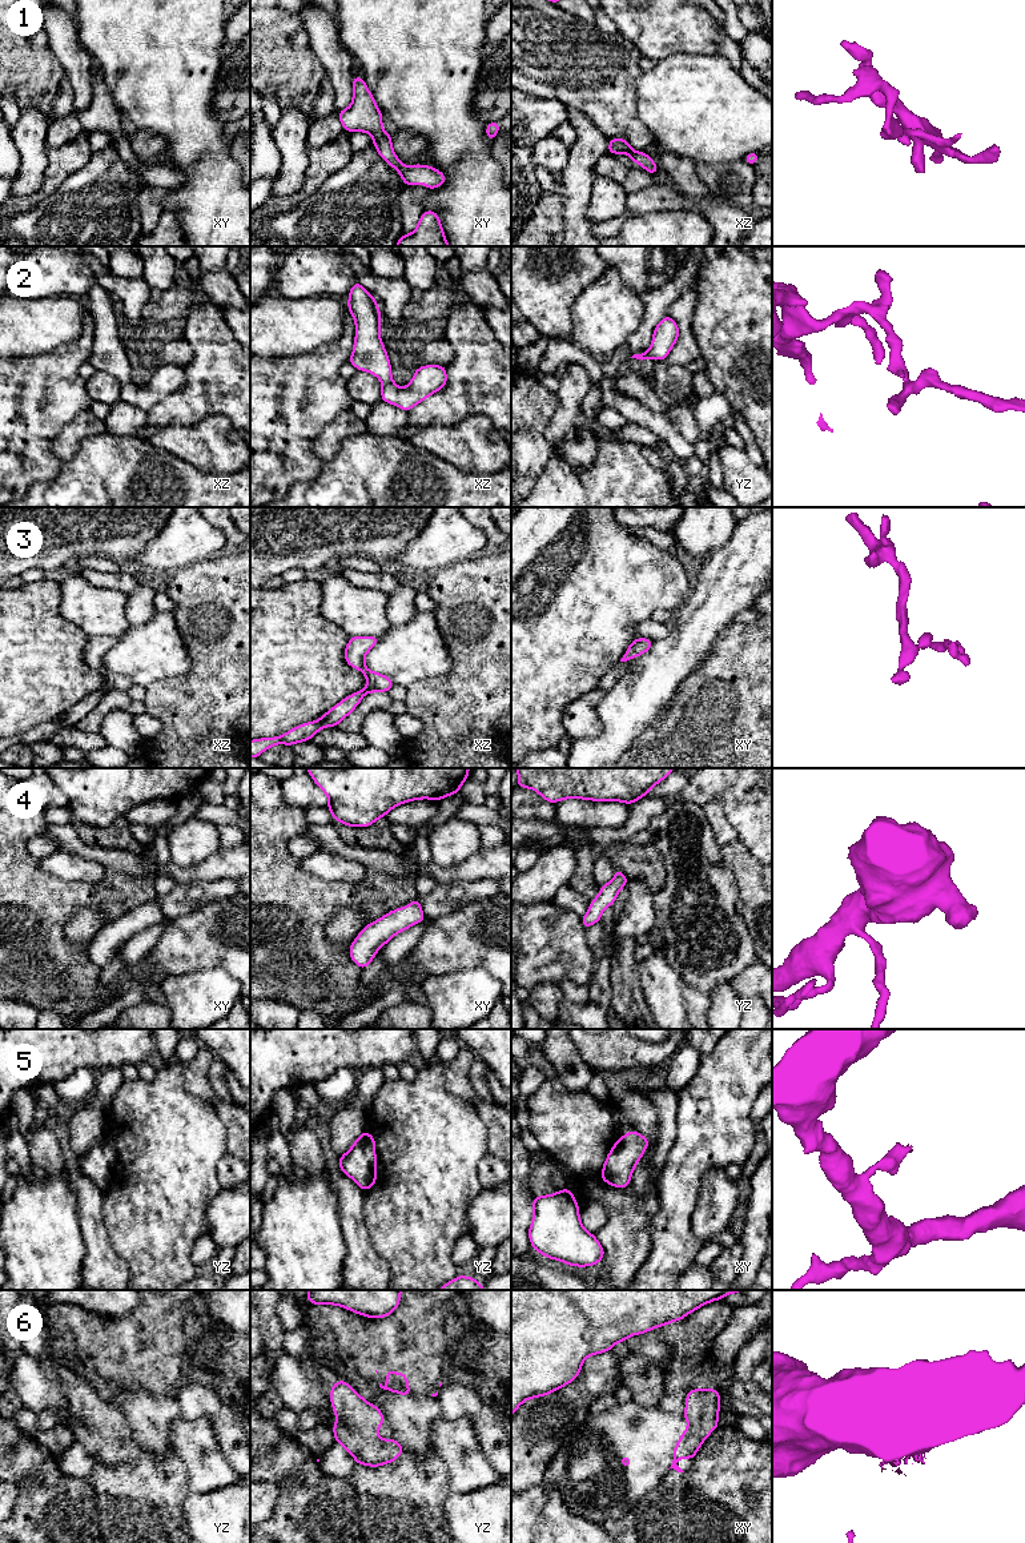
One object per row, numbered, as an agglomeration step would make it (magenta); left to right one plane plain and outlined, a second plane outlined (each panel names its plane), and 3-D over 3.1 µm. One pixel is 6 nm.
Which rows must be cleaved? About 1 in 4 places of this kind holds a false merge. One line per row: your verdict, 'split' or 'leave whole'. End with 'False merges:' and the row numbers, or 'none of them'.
1: leave whole
2: leave whole
3: leave whole
4: leave whole
5: leave whole
6: split
False merges: 6

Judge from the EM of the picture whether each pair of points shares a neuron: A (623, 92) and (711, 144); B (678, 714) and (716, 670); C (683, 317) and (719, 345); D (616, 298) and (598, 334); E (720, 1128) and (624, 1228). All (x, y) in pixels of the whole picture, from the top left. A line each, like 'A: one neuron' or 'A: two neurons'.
A: two neurons
B: one neuron
C: two neurons
D: one neuron
E: two neurons

